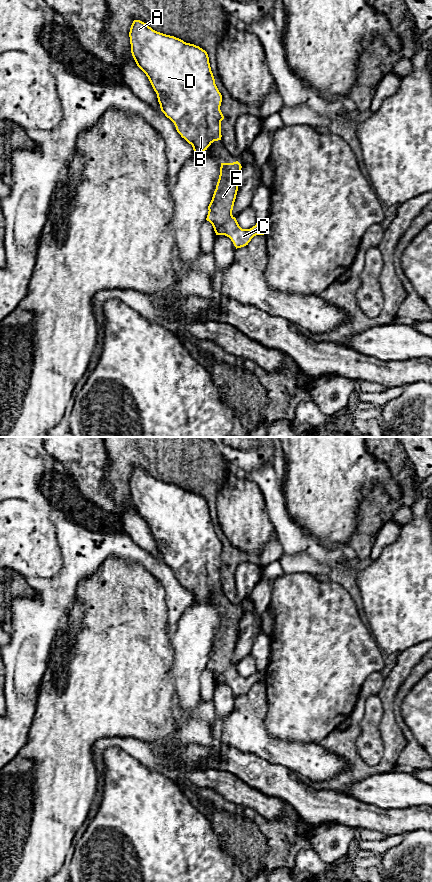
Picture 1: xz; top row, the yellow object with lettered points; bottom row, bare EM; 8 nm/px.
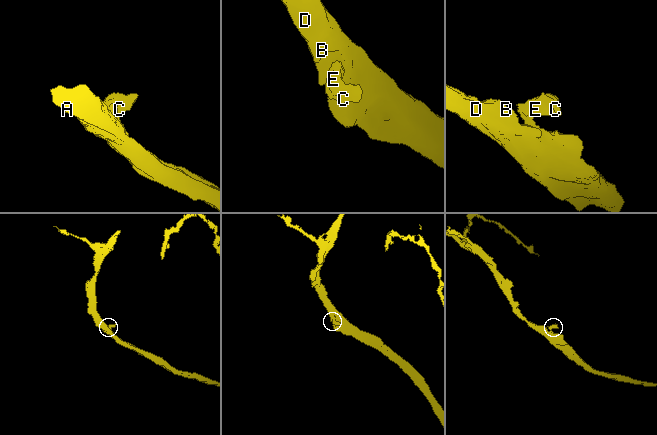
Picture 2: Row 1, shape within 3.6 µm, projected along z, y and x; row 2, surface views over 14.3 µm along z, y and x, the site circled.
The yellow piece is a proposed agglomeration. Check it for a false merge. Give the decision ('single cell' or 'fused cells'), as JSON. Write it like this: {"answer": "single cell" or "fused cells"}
{"answer": "single cell"}

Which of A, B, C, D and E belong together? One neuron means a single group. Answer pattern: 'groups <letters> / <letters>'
groups A B C D E

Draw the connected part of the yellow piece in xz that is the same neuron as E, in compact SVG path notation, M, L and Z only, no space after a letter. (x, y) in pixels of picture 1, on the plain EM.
M238 609L221 611L219 627L208 654L209 659L206 666L212 672L216 683L229 685L236 697L248 693L256 683L264 683L266 673L266 670L257 670L250 677L242 677L232 663L238 639L238 622L241 616Z

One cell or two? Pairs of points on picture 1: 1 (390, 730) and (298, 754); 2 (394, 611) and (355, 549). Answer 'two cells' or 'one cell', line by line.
1: two cells
2: two cells

